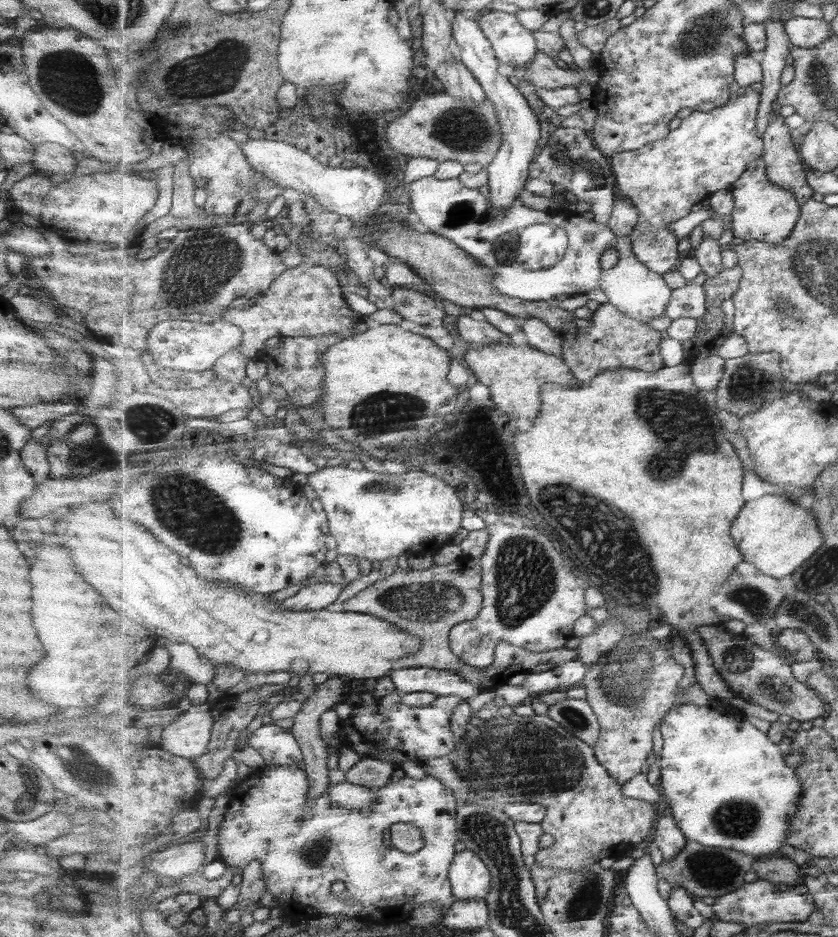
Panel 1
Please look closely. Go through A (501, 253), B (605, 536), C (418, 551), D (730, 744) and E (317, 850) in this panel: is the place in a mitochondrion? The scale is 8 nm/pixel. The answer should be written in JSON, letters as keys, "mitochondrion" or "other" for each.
{"A":"mitochondrion","B":"mitochondrion","C":"other","D":"other","E":"mitochondrion"}

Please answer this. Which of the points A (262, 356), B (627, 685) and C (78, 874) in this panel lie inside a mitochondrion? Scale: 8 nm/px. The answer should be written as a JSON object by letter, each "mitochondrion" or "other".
{"A":"other","B":"mitochondrion","C":"other"}

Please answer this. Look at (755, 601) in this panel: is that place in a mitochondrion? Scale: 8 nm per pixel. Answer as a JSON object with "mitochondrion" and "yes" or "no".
{"mitochondrion":"yes"}

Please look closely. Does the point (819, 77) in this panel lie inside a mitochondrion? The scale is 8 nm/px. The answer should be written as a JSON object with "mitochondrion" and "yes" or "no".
{"mitochondrion":"yes"}

